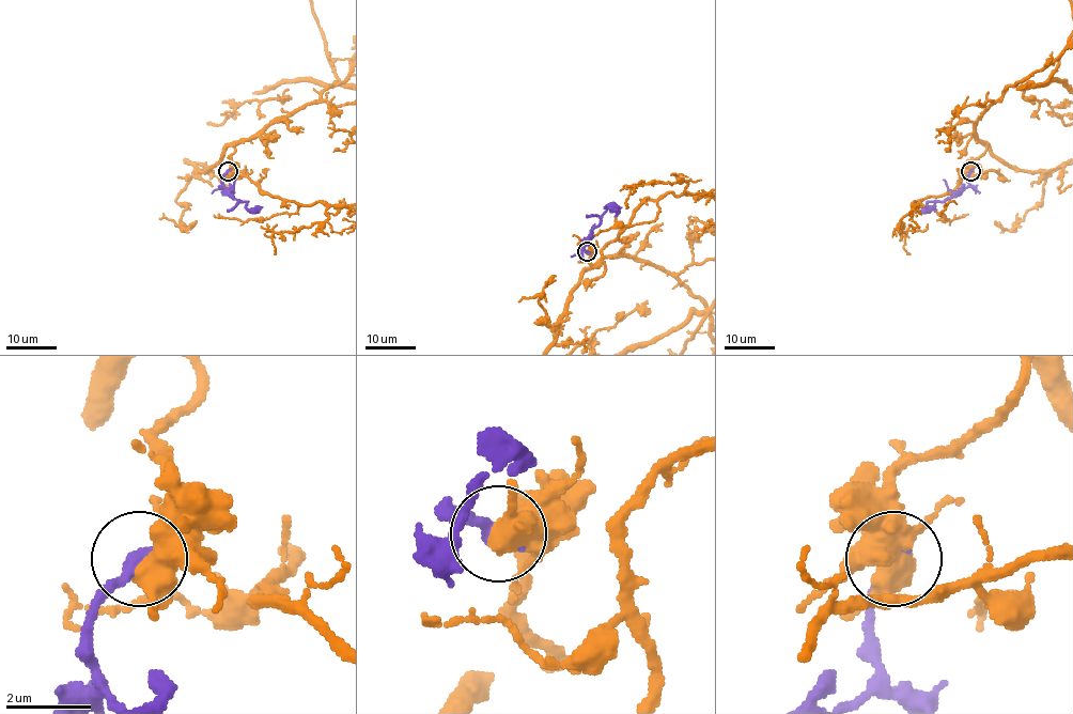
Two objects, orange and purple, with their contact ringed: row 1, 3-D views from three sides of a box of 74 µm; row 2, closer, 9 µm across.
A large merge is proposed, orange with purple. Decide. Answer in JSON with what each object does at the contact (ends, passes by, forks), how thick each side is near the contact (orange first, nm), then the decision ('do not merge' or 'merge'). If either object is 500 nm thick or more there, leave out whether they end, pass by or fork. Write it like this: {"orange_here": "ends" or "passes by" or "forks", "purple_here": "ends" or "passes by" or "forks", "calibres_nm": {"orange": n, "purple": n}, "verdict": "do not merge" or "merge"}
{"calibres_nm": {"orange": 550, "purple": 360}, "verdict": "merge"}

